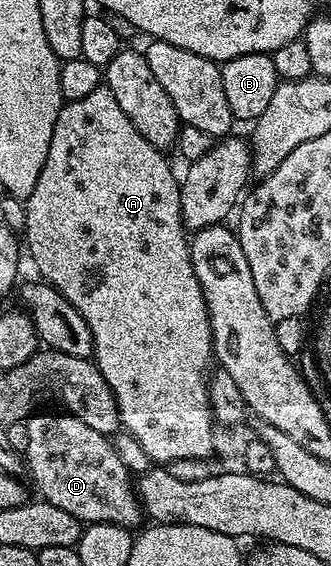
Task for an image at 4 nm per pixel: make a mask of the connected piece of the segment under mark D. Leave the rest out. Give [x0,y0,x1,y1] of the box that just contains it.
[25,413,145,529]

